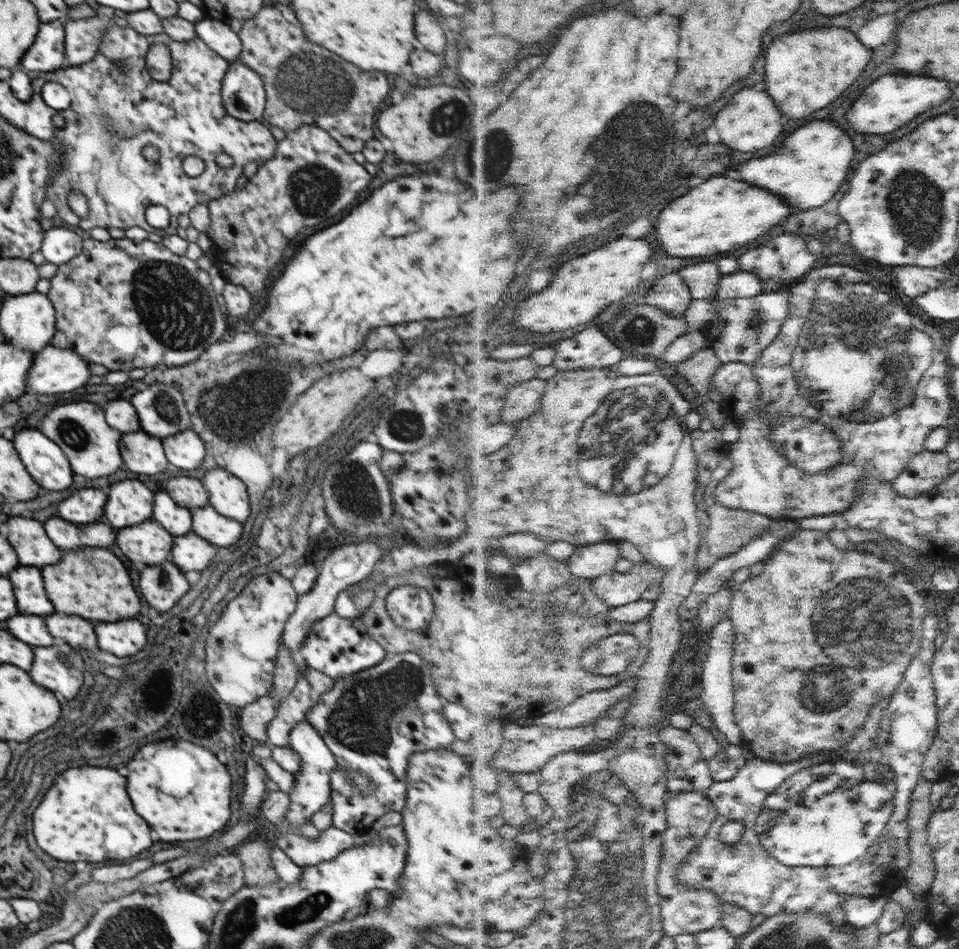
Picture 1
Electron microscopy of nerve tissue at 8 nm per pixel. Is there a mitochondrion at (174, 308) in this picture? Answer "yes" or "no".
yes

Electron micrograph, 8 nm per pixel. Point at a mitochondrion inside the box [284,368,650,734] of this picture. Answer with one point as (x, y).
(355, 494)

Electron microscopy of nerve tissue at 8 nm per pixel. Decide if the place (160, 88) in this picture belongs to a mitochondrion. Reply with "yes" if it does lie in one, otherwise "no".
no

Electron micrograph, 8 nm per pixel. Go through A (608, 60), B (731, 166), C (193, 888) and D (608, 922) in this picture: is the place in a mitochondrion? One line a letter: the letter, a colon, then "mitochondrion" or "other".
A: other
B: other
C: other
D: mitochondrion

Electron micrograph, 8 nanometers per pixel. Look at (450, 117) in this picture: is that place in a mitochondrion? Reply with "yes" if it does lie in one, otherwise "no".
yes

